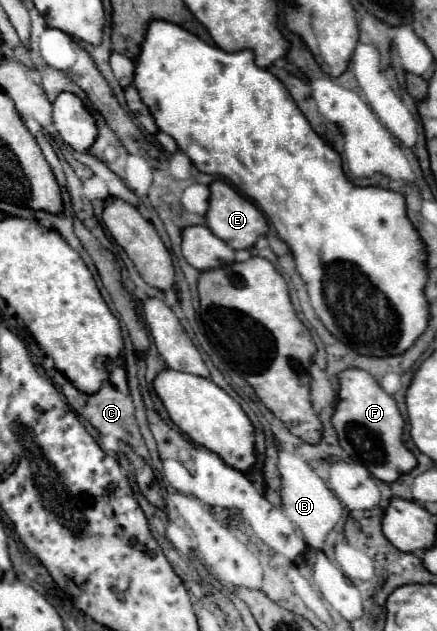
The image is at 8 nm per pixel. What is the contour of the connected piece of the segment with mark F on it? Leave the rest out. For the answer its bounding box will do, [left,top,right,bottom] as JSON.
[332,368,416,482]

